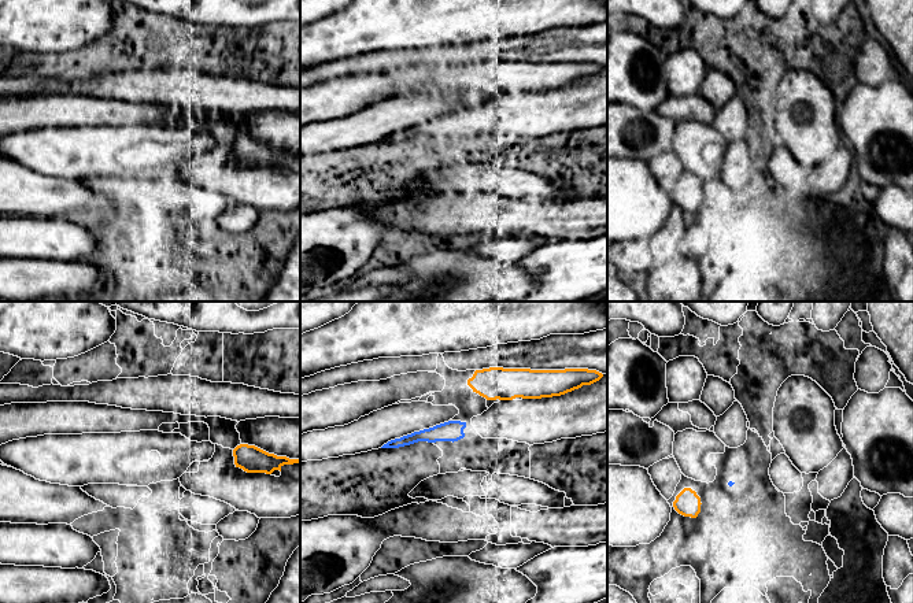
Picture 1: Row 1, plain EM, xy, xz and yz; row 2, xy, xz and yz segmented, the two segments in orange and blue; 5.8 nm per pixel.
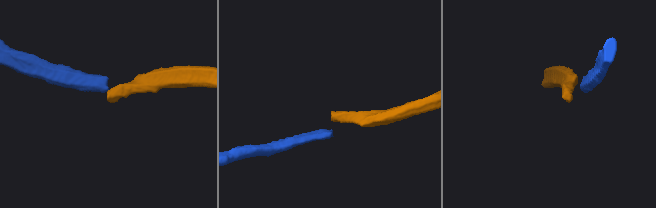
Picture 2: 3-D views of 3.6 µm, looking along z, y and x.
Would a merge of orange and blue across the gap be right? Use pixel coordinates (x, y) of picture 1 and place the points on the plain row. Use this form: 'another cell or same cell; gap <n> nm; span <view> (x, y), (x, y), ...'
another cell; gap 180 nm; span xz (480, 88), (465, 115)

